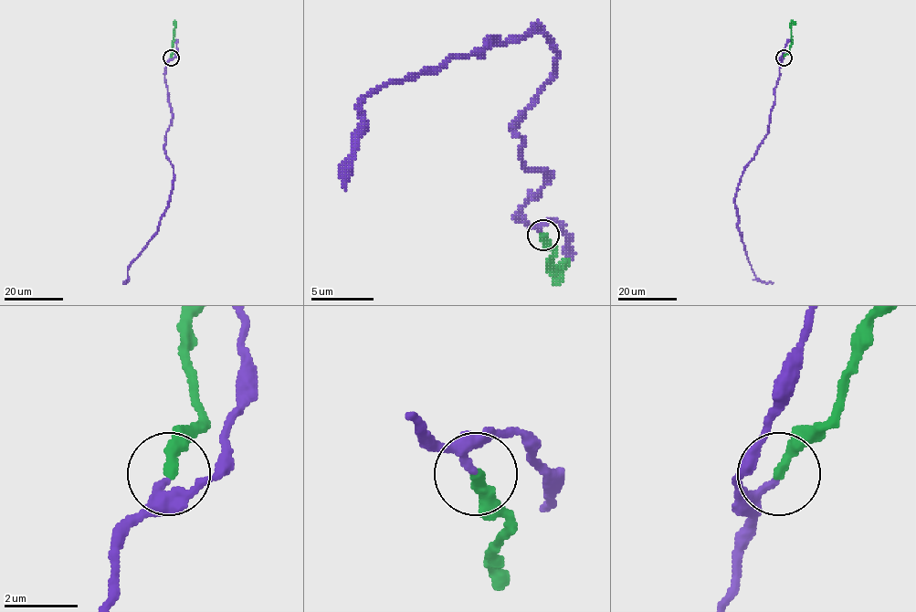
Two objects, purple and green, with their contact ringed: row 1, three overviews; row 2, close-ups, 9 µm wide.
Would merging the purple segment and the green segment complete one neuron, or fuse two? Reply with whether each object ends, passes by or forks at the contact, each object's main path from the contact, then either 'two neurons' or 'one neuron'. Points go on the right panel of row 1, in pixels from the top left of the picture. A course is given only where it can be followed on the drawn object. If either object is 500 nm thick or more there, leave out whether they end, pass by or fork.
purple ends there; green ends there; purple runs (784, 58), (768, 133), (742, 174), (734, 200), (737, 225), (752, 269), (760, 279), (773, 282); green runs (784, 58), (792, 43), (791, 26), (795, 23); one neuron

